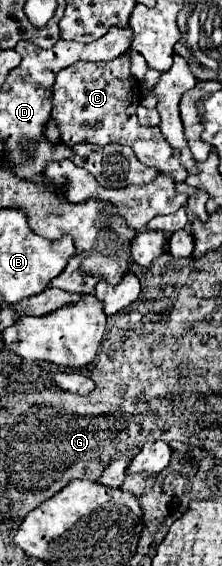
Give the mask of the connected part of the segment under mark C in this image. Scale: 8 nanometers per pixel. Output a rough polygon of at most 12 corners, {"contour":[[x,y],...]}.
{"contour":[[126,55],[56,75],[62,143],[130,145],[140,163],[186,179],[162,131],[138,123]]}

